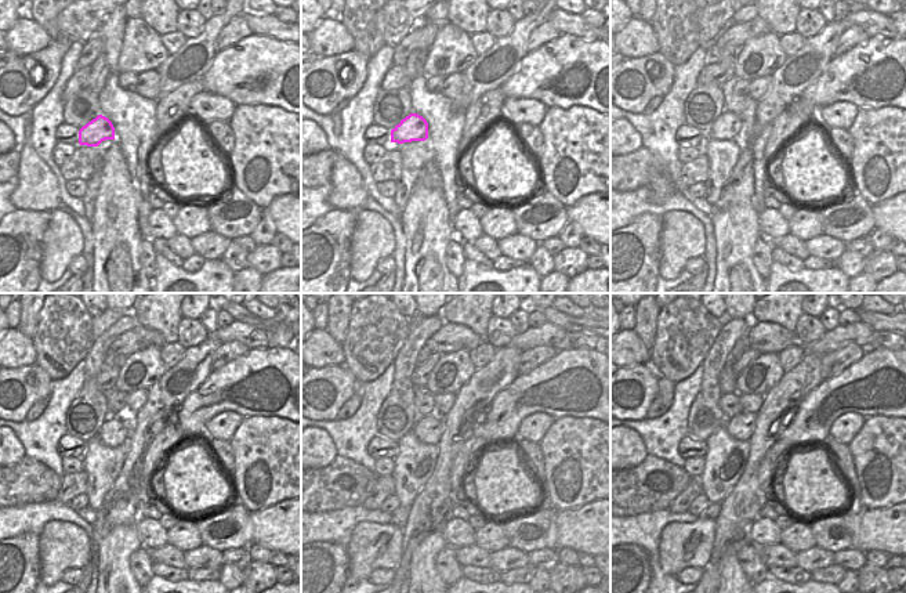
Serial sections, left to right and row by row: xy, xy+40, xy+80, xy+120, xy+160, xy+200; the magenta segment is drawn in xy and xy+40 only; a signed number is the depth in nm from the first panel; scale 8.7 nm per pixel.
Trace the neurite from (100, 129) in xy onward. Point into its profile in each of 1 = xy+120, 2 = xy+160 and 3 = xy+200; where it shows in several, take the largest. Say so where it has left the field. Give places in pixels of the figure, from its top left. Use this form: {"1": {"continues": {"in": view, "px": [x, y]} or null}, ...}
{"1": {"continues": {"in": "xy+120", "px": [113, 431]}}, "2": {"continues": {"in": "xy+160", "px": [428, 429]}}, "3": {"continues": {"in": "xy+200", "px": [742, 426]}}}

